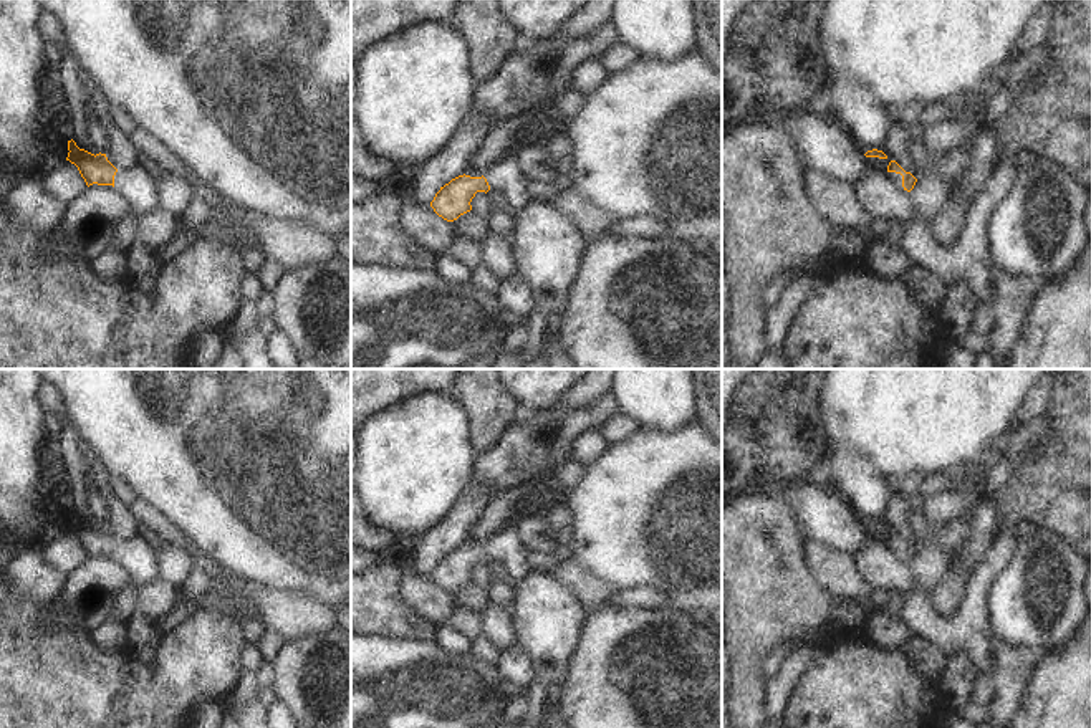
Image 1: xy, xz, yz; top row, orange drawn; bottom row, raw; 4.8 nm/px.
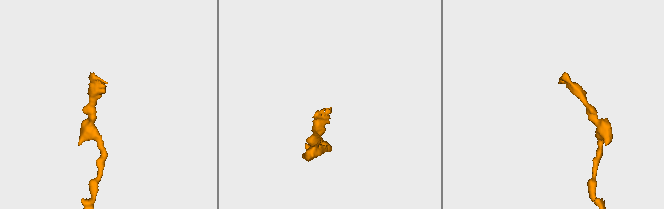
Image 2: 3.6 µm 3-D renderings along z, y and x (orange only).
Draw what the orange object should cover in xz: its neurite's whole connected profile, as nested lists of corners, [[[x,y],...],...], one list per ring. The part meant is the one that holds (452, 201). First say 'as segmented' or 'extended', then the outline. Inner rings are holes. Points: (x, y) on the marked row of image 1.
extended; [[[515,156],[500,159],[492,164],[482,177],[459,175],[440,187],[430,207],[447,222],[457,220],[460,215],[472,210],[472,199],[477,192],[495,189],[503,194],[508,204],[507,213],[515,215],[526,207],[530,197],[525,194],[523,169]]]

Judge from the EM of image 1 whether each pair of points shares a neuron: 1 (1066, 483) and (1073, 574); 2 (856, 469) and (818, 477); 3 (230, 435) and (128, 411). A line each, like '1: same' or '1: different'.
1: different
2: same
3: same

